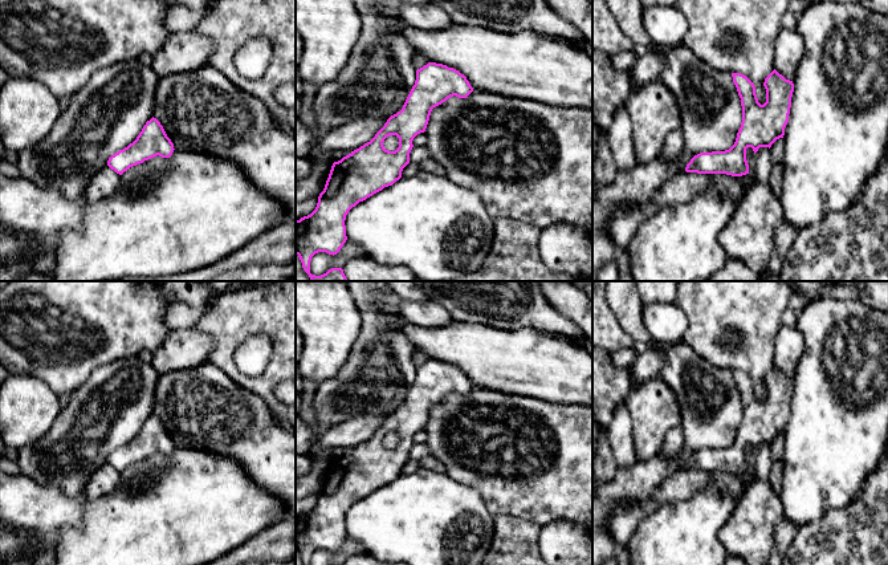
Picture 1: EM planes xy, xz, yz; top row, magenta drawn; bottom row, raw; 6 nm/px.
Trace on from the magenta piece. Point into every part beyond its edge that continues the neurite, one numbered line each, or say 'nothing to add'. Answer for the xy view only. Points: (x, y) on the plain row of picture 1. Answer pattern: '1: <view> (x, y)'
nothing to add

